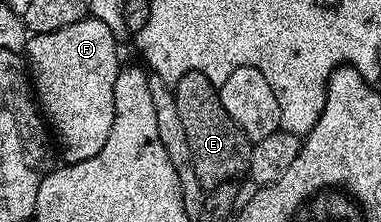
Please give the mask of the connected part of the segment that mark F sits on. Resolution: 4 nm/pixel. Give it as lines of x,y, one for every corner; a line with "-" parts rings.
87,16
55,32
34,34
23,51
40,113
54,131
61,133
66,163
91,160
107,144
115,120
117,38
103,19
93,17

